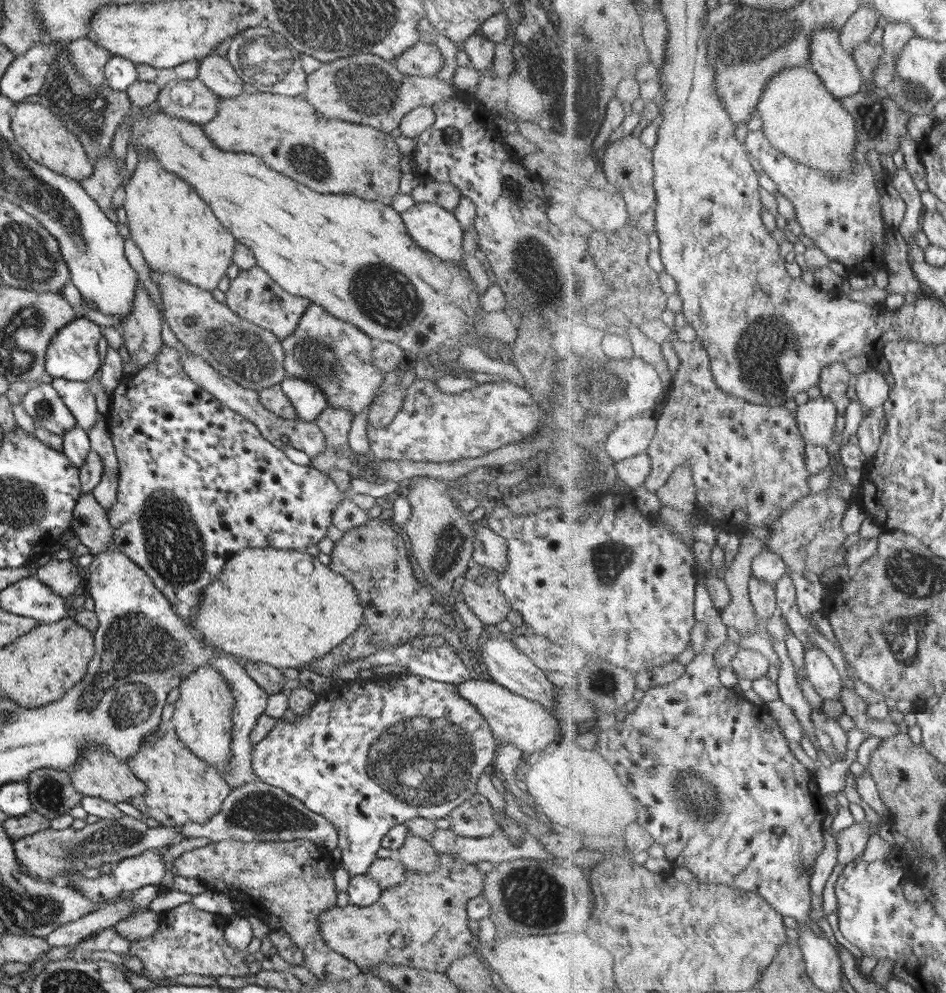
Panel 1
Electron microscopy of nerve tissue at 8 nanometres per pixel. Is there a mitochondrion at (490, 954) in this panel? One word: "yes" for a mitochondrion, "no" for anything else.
no

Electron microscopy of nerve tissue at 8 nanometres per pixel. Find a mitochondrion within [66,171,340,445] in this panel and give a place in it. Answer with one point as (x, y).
(238, 348)

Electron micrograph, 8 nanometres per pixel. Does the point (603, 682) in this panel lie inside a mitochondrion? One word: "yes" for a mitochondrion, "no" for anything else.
yes

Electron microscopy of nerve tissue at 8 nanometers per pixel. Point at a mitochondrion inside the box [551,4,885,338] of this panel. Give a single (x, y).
(750, 47)

